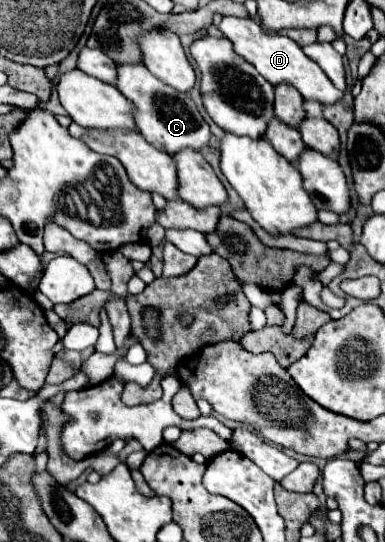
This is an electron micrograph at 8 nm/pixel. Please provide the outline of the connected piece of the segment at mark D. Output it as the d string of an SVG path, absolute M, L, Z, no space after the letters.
M225 16L217 28L223 32L223 36L227 40L231 40L235 52L239 56L243 56L247 62L251 62L257 68L257 72L263 78L267 78L273 86L277 86L281 82L289 82L301 92L303 98L315 98L321 104L333 104L343 96L343 92L333 86L333 82L319 70L319 66L315 66L315 62L311 62L311 58L307 58L303 54L301 46L297 42L293 42L291 38L277 34L277 32L269 34L263 30L263 26L259 22L255 22L251 18Z

